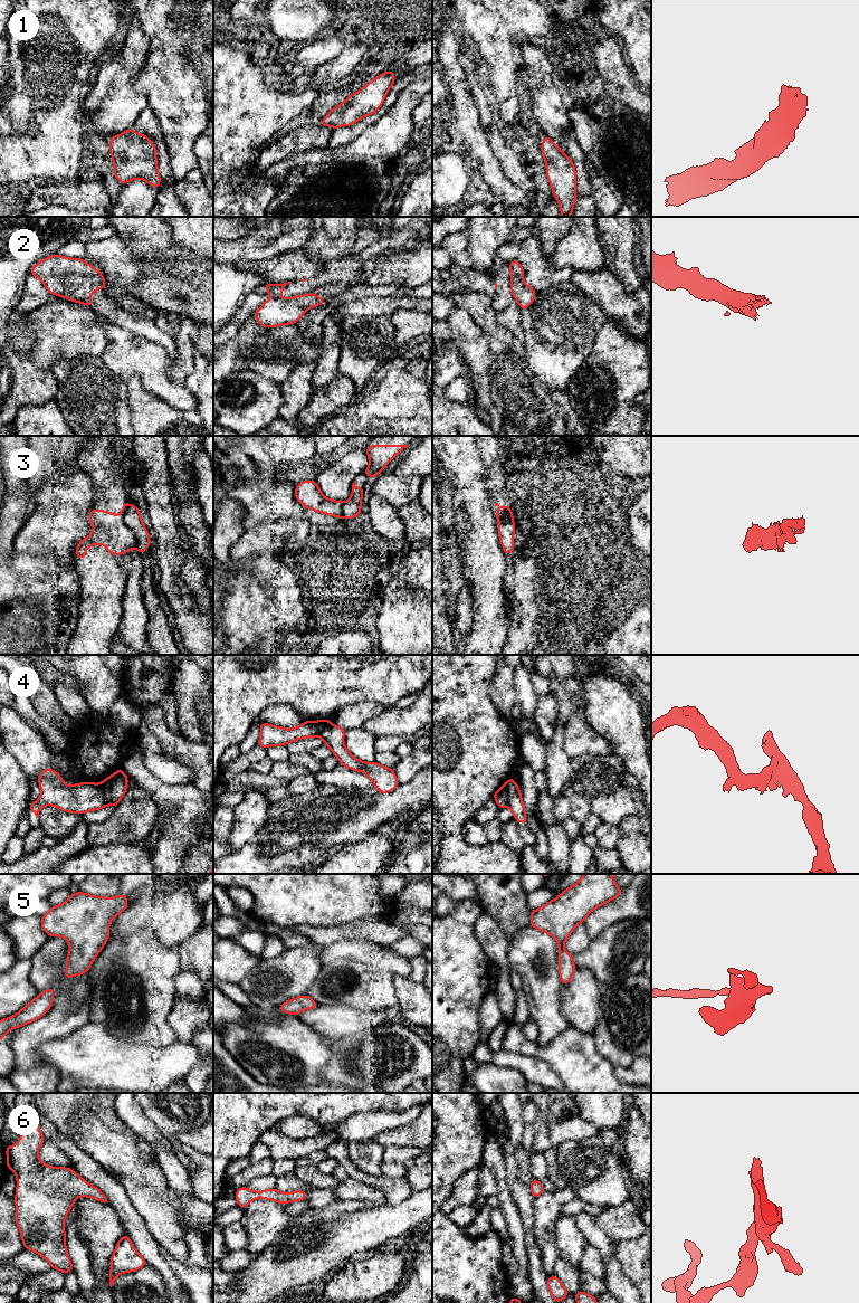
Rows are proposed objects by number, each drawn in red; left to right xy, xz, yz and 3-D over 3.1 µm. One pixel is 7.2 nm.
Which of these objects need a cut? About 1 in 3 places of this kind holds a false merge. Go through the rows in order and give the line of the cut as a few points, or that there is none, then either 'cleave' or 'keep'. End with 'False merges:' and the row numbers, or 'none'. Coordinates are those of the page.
1: cut none; keep
2: cut none; keep
3: cut xy (127, 505), (124, 512), (124, 523), (133, 533), (135, 543); cleave
4: cut xy (101, 783), (106, 805); cleave
5: cut none; keep
6: cut none; keep
False merges: 3, 4

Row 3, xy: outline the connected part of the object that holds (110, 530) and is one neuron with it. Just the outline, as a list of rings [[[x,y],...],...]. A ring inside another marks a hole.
[[[126,501],[118,516],[104,510],[90,510],[89,522],[93,523],[93,531],[88,538],[79,541],[76,548],[76,558],[86,558],[89,545],[102,544],[114,555],[124,554],[134,548],[135,535],[124,522],[124,514],[128,507]]]

